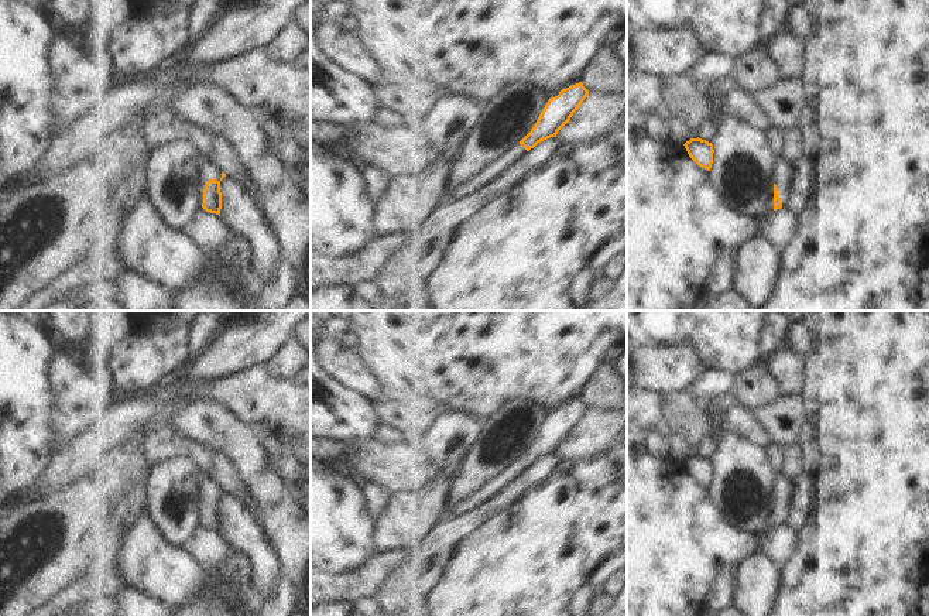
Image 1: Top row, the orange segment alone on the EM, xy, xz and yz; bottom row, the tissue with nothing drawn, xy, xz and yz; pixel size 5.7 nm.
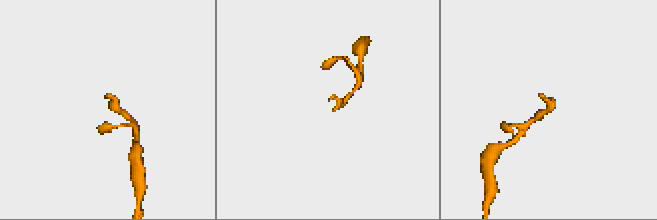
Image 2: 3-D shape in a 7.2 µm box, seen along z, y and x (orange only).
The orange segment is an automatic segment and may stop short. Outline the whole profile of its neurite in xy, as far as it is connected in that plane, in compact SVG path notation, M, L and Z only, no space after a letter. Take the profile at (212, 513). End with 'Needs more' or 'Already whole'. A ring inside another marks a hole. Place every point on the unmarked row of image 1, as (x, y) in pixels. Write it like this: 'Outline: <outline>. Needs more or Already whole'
Outline: M205 472L205 480L200 489L200 507L203 509L202 524L206 528L220 533L222 526L222 509L220 497L226 493L220 482L217 482L213 473Z. Needs more.

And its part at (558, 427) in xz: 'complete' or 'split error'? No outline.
split error

